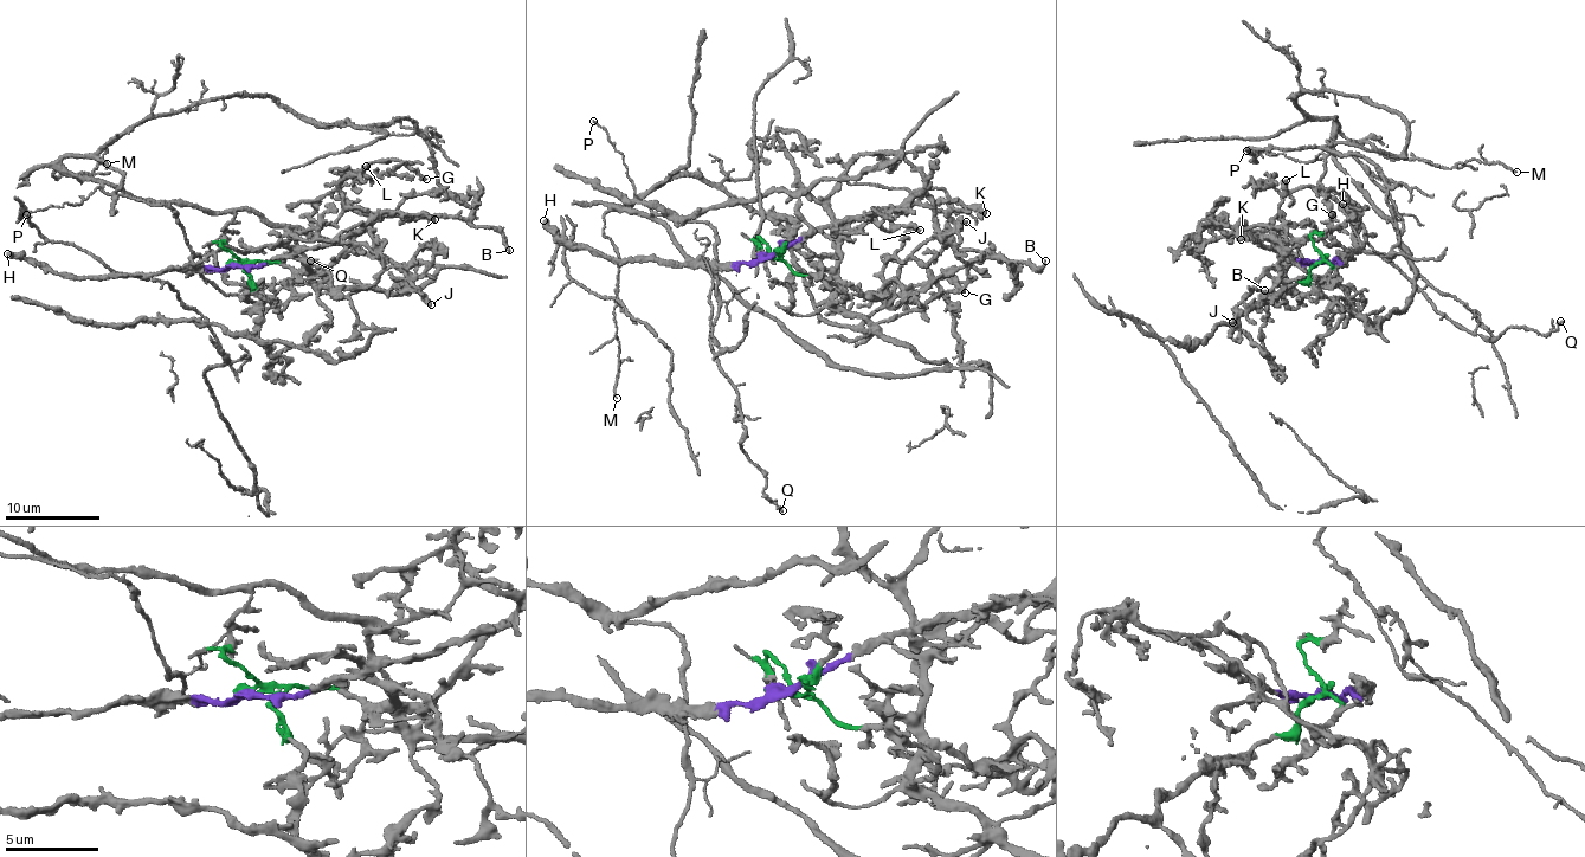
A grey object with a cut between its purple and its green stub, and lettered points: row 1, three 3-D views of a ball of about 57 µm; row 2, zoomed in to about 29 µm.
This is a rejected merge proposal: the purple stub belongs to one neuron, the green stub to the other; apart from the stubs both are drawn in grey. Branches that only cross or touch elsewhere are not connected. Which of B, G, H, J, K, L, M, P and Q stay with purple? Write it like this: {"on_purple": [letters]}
{"on_purple": ["B", "H", "K"]}

